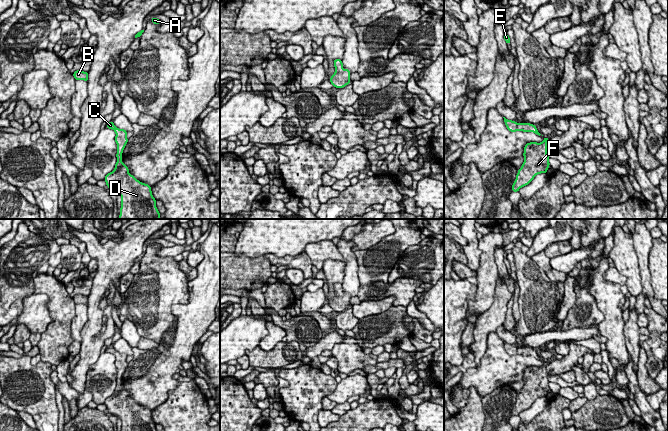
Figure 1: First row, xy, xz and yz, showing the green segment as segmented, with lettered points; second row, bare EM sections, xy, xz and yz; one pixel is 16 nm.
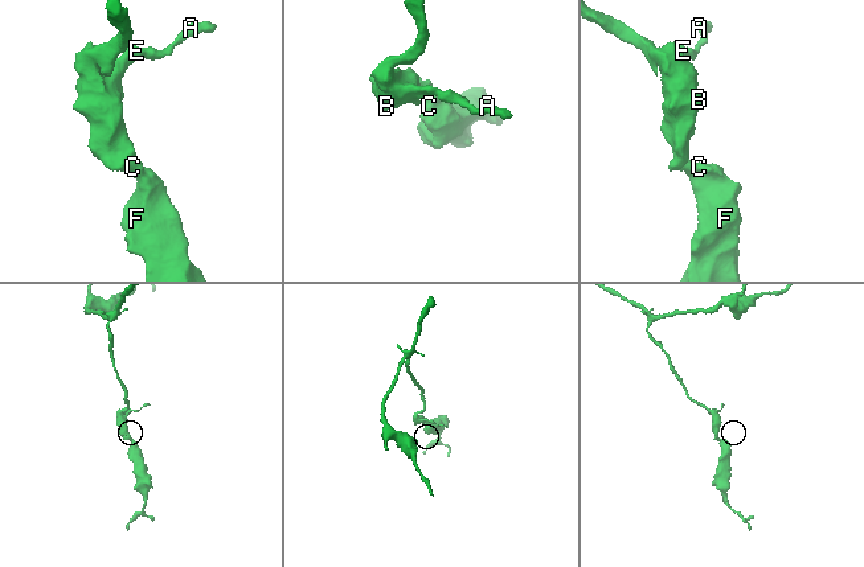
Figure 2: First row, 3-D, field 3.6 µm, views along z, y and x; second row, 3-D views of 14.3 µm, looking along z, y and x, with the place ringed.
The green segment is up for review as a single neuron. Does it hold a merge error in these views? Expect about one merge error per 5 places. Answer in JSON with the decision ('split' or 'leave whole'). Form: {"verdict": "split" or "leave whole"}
{"verdict": "leave whole"}

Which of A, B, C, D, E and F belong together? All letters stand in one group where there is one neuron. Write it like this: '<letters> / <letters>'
A B C D E F

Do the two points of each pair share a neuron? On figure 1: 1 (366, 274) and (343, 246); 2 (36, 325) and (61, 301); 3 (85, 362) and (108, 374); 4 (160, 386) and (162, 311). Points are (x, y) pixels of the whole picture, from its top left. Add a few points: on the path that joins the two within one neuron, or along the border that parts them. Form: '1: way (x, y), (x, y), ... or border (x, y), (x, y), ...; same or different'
1: border (353, 251), (356, 257), (357, 276), (360, 285); different
2: border (36, 293), (48, 297), (51, 319), (41, 334); different
3: border (101, 353), (88, 369), (84, 388); different
4: border (174, 322), (174, 334), (164, 333), (159, 344); different

